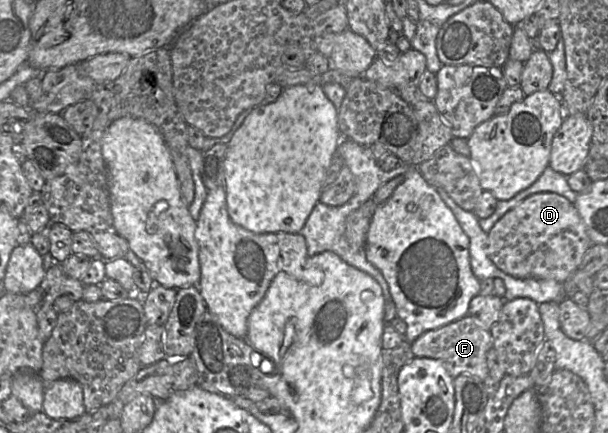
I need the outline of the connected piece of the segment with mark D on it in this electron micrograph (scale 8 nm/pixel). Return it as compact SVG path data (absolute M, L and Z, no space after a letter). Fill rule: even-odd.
M540 192L525 198L493 225L488 233L487 255L513 277L563 283L576 271L592 244L573 203L557 193Z

